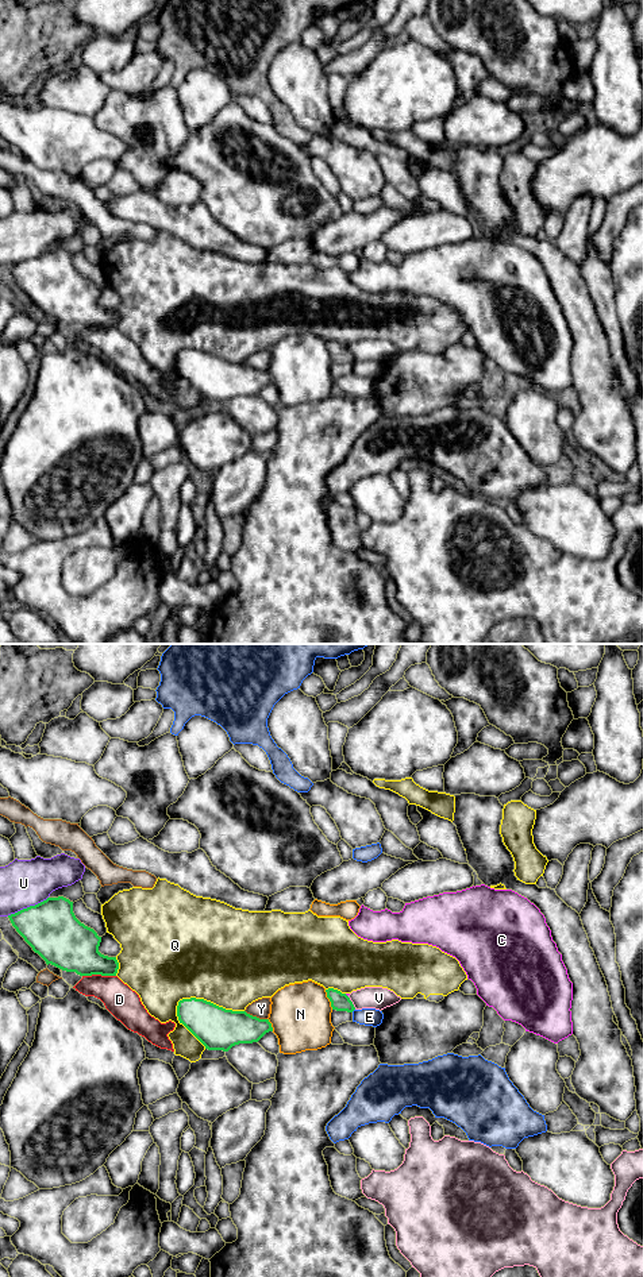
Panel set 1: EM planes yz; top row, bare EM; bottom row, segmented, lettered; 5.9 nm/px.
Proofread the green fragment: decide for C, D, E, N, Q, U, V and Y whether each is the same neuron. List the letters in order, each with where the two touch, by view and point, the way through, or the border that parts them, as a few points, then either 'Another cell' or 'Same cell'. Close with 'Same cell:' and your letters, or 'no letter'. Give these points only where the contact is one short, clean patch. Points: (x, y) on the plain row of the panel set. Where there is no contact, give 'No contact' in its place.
C: Touches green at yz (346, 347). Another cell
D: Touches green at yz (99, 325). Another cell
E: Touches green at yz (353, 362). Another cell
N: Touches green at yz (328, 350). Another cell
Q: Touches green at yz (204, 352). Another cell
U: Touches green at yz (27, 259). Another cell
V: Touches green at yz (351, 355). Boundary: yz (347, 348), (355, 361). Another cell
Y: Touches green at yz (255, 369). Another cell
Same cell: no letter

